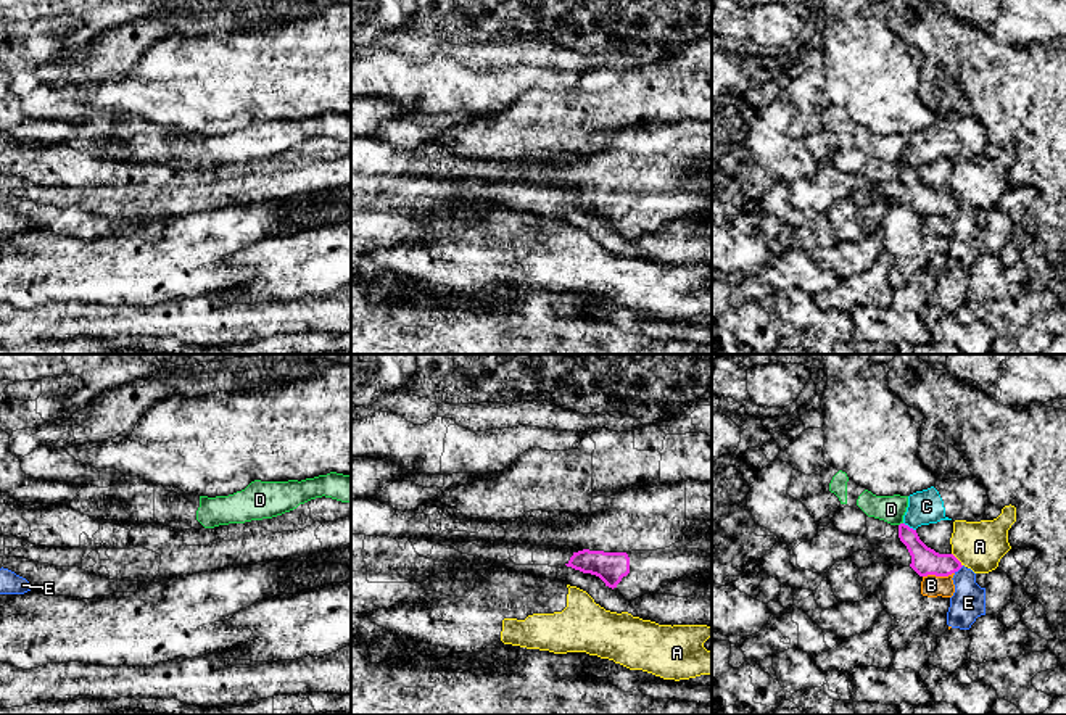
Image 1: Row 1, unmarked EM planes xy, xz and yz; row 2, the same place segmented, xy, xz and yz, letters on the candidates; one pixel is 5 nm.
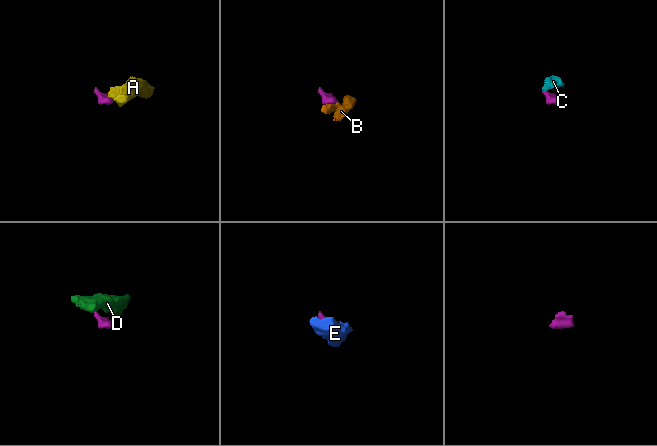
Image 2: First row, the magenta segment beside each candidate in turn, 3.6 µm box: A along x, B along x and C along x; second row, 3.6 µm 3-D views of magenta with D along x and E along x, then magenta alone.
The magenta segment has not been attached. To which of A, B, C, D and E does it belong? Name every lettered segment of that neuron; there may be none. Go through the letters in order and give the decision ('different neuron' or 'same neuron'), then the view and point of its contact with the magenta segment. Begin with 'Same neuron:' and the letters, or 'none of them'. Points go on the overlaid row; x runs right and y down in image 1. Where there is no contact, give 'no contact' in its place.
Same neuron: none of them
A: different neuron; contact yz (957, 559)
B: different neuron; contact yz (937, 575)
C: different neuron; contact yz (908, 527)
D: different neuron; contact yz (900, 524)
E: different neuron; contact yz (958, 569)

